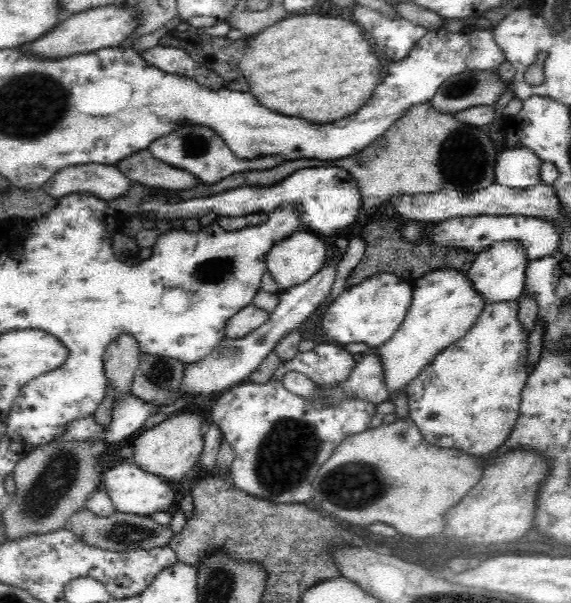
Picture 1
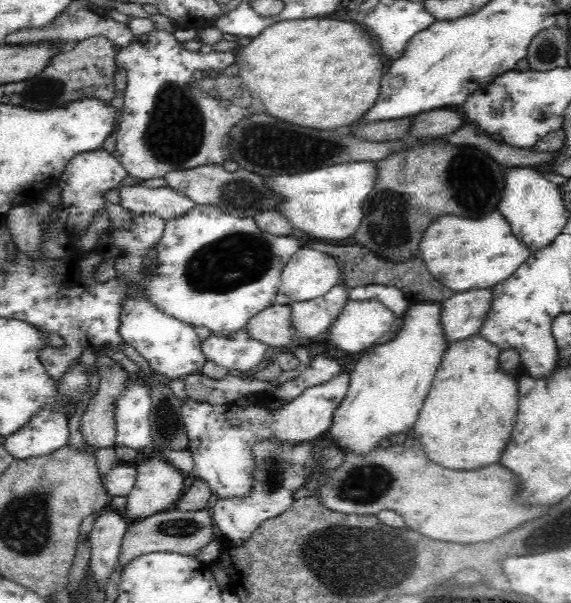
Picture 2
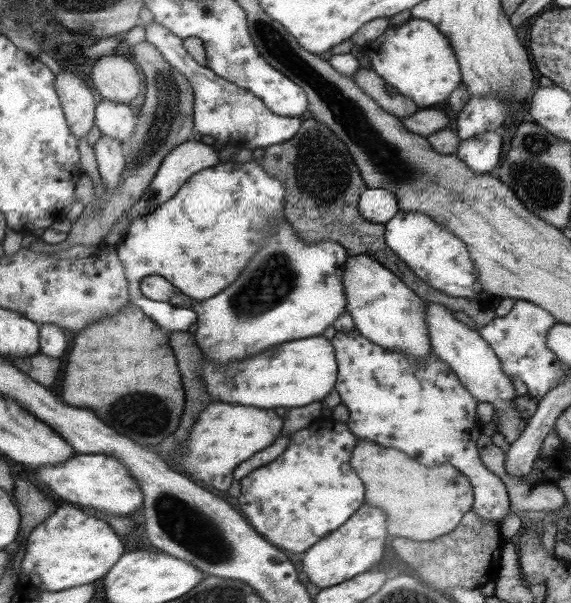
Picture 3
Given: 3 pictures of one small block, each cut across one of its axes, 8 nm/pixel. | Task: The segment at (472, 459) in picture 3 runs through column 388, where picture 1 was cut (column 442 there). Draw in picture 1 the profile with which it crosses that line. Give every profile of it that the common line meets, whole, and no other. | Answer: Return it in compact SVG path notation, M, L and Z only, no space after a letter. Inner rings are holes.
M518 300L512 302L496 302L486 304L482 314L478 316L476 324L470 328L466 336L444 348L432 364L418 374L408 386L408 406L410 406L410 420L420 428L426 442L438 448L458 448L470 456L490 456L510 436L512 428L516 426L518 412L520 412L520 396L528 380L526 370L526 356L528 356L528 332L520 328L518 322Z

